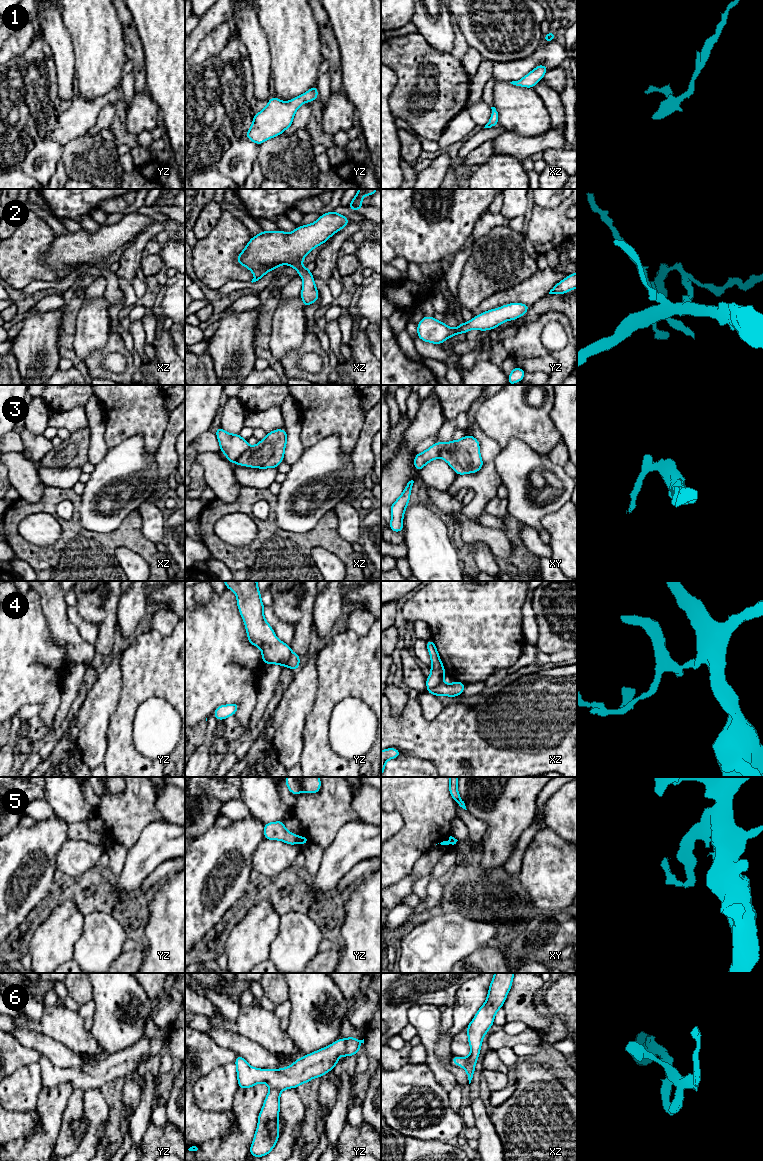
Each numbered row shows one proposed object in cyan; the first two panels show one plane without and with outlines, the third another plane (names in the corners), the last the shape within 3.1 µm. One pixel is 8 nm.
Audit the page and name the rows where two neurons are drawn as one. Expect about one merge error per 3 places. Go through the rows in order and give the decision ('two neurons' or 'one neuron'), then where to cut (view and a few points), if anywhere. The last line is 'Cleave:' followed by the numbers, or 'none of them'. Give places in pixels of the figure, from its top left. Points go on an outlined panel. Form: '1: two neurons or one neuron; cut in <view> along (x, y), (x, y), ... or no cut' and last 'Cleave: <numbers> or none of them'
1: one neuron; no cut
2: one neuron; no cut
3: two neurons; cut in xz along (250, 447), (234, 462)
4: two neurons; cut in xz along (442, 682), (428, 689)
5: two neurons; cut in yz along (300, 838), (301, 842)
6: two neurons; cut in yz along (270, 1088), (280, 1091)
Cleave: 3, 4, 5, 6

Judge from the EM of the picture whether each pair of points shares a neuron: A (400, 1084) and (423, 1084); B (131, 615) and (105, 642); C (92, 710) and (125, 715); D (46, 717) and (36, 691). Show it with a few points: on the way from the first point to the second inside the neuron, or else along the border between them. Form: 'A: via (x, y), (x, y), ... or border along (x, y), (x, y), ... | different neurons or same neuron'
A: via (406, 1084), (417, 1084) | same neuron
B: border along (119, 600), (116, 623) | different neurons
C: border along (121, 691), (116, 709), (109, 719), (107, 736) | different neurons
D: via (46, 711), (46, 701), (42, 697) | same neuron

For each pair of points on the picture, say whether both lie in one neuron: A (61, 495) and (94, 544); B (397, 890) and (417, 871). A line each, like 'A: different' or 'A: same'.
A: same
B: same

